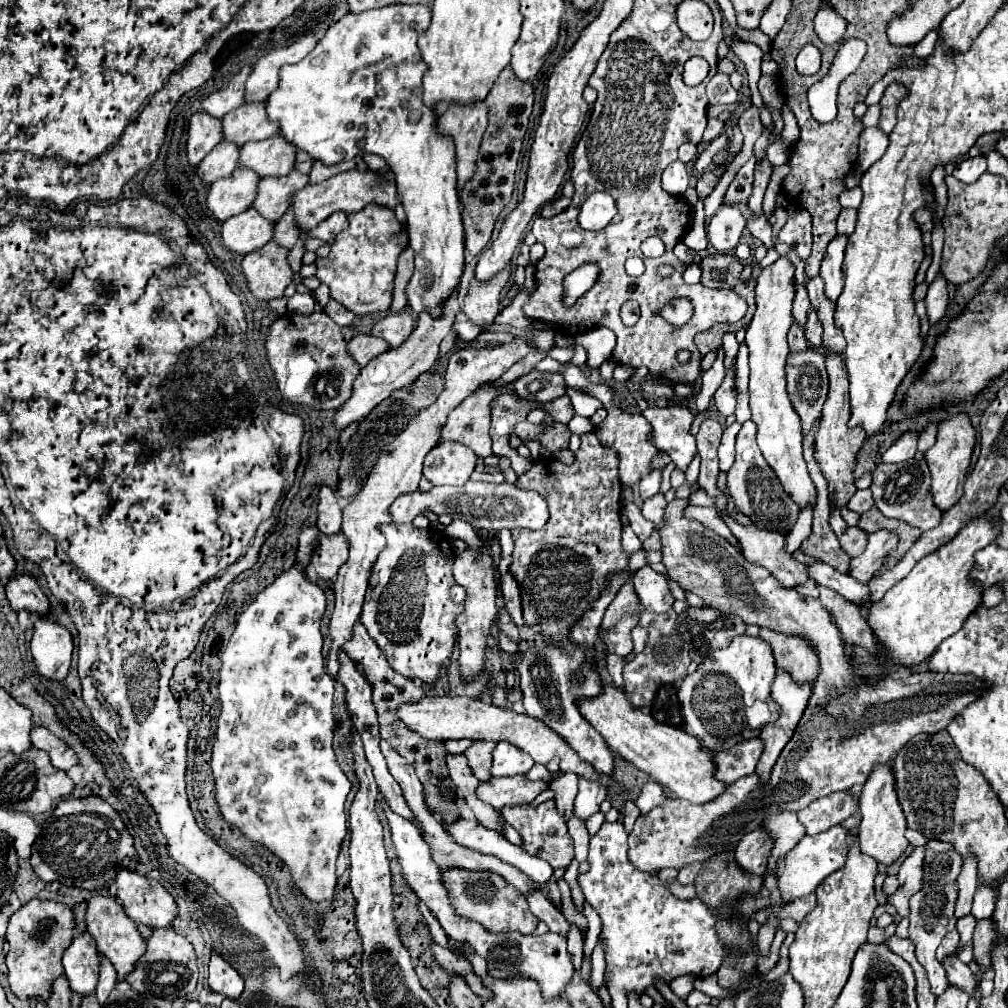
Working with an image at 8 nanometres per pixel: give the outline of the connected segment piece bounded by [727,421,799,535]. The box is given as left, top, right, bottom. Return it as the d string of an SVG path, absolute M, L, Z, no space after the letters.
M747 421L743 423L743 429L737 435L737 457L731 471L727 473L727 487L737 509L743 515L747 515L755 523L761 523L761 527L769 527L773 531L781 531L783 535L787 535L795 525L799 511L793 499L789 499L785 491L781 491L781 483L777 483L777 475L773 475L773 469L765 463L755 441L755 429L757 429L755 423Z

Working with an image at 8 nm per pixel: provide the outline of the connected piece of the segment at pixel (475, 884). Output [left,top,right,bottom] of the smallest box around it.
[443,869,539,933]

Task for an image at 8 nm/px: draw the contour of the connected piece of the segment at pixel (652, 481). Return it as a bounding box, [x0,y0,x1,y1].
[639,471,661,499]

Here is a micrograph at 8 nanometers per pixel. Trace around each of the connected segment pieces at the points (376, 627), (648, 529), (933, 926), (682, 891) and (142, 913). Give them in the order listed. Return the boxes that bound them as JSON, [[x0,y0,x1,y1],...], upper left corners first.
[[361,523,463,683],[623,502,653,541],[909,883,957,997],[667,879,695,899],[115,869,177,929]]

